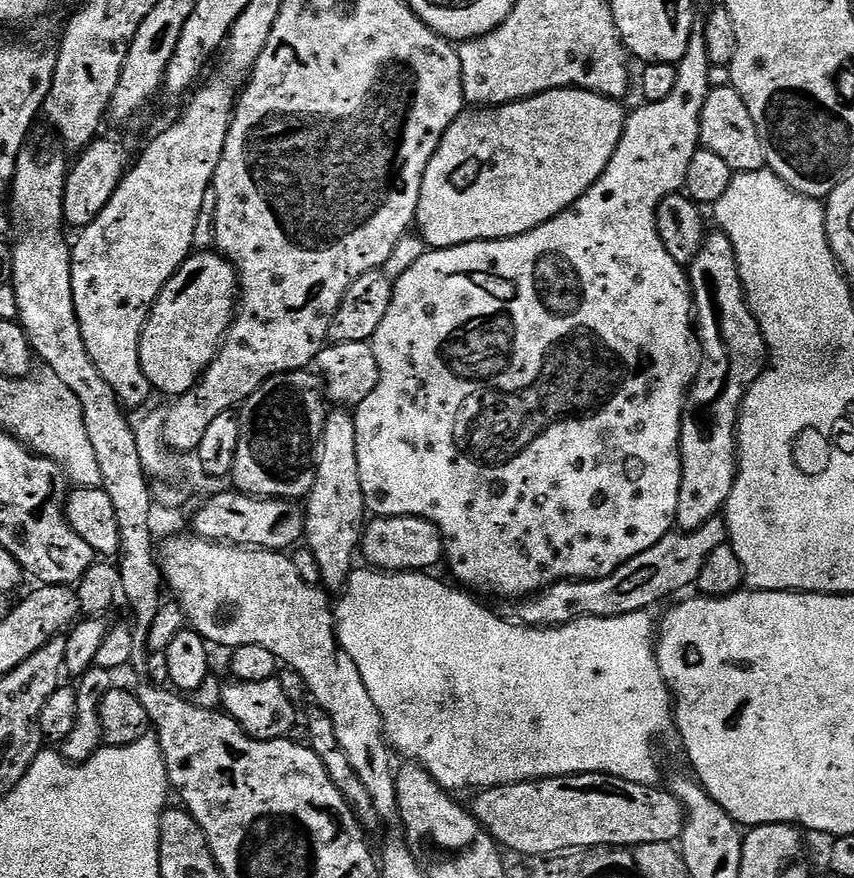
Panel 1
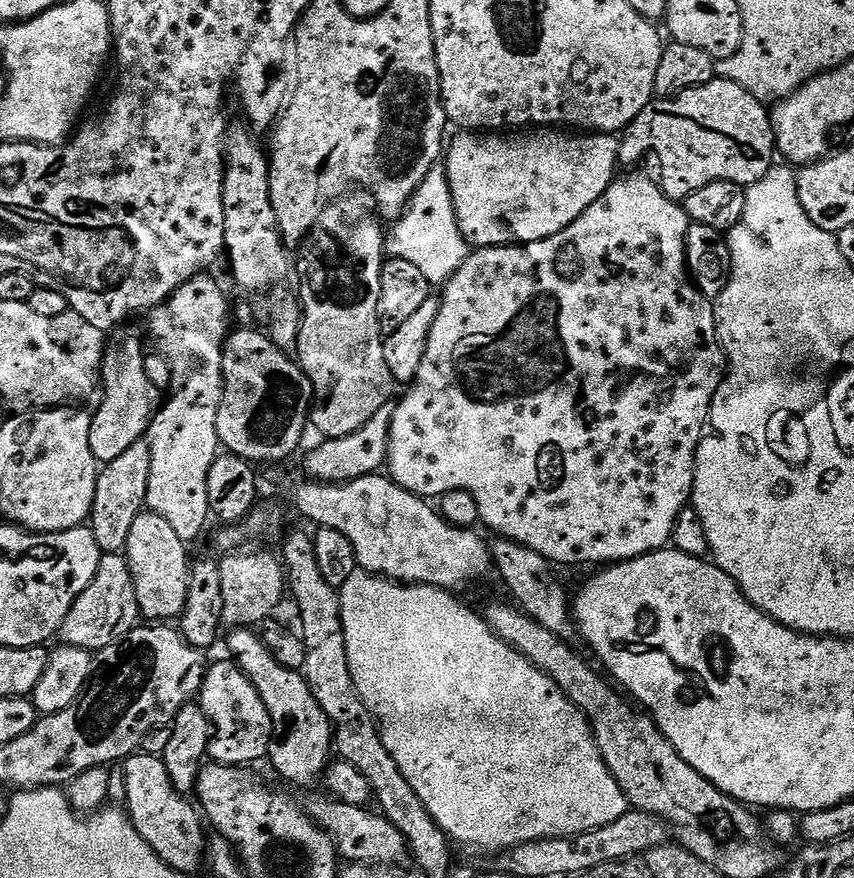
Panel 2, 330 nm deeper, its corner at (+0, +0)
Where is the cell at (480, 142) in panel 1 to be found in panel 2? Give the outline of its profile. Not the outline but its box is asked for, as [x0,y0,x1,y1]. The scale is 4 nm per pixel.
[442,126,620,248]

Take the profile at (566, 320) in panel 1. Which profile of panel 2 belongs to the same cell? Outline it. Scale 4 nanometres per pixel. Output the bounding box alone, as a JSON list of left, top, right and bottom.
[386,172,726,566]

